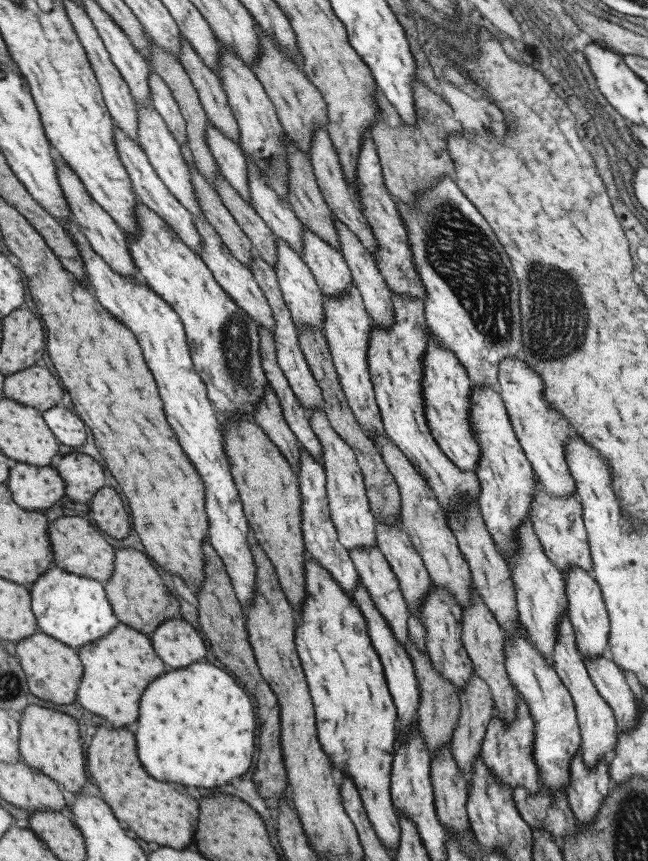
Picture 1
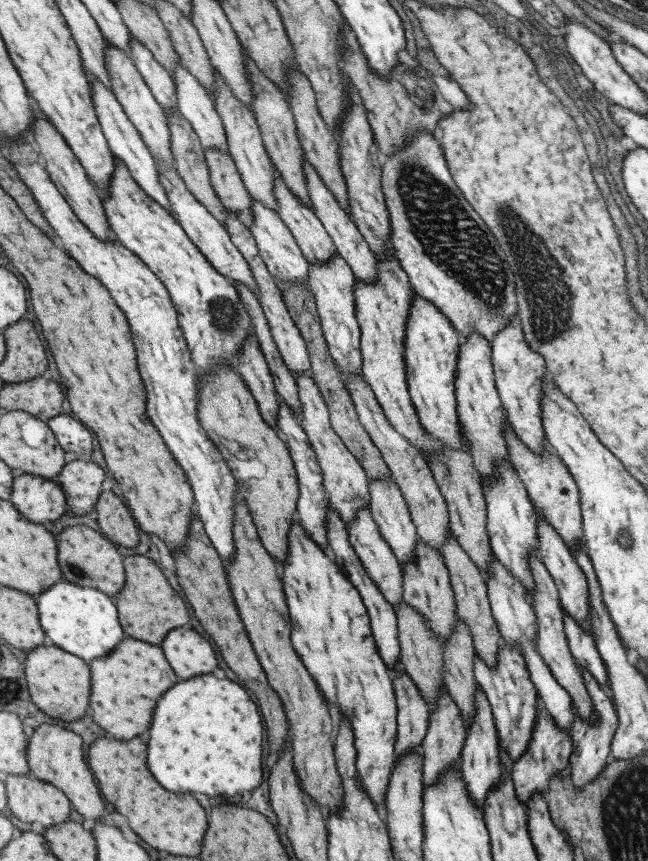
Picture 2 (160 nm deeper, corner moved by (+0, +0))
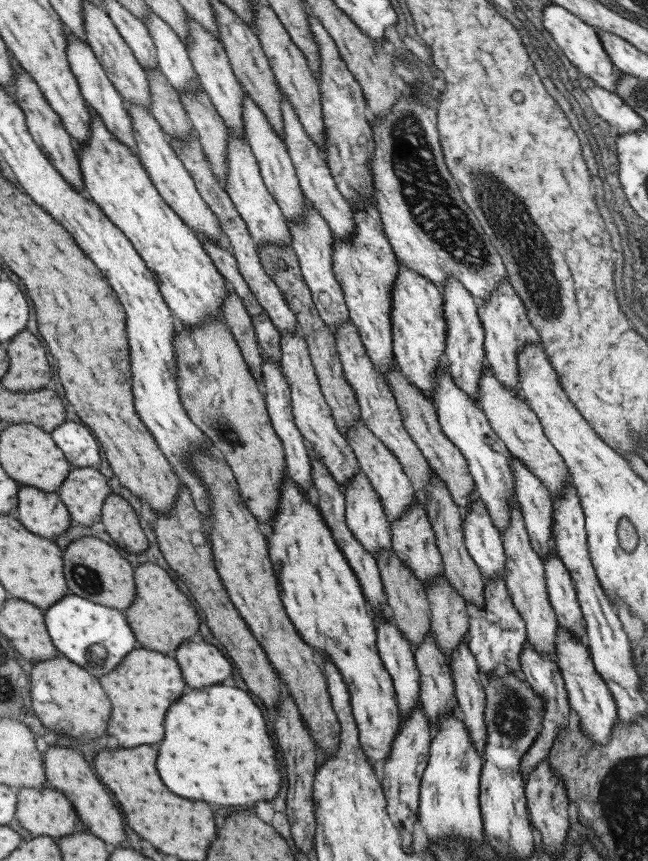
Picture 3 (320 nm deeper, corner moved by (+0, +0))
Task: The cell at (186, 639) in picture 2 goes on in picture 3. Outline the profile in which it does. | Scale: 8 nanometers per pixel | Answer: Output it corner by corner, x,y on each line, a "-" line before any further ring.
187,639
171,655
189,688
205,688
223,682
233,673
234,666
215,646
200,639

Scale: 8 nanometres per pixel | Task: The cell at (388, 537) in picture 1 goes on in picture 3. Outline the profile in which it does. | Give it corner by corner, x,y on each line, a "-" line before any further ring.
360,418
344,436
347,436
345,439
354,452
358,468
365,473
373,490
379,495
381,508
383,508
383,514
385,514
387,522
391,524
391,522
399,520
399,516
409,508
412,501
413,487
396,456
393,456
393,453
385,448
385,445
367,428
367,425

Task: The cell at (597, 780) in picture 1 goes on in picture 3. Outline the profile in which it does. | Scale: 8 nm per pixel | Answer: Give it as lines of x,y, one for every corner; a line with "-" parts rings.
559,626
555,633
555,658
567,693
568,706
574,718
580,722
580,729
596,745
604,745
609,738
613,723
617,720
616,704
604,680
594,669
584,640
574,637
567,629

